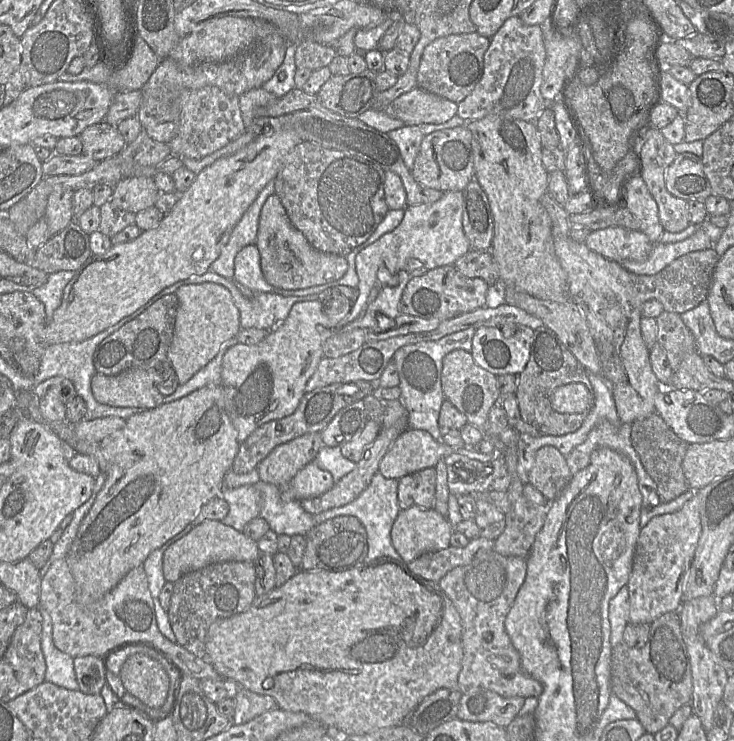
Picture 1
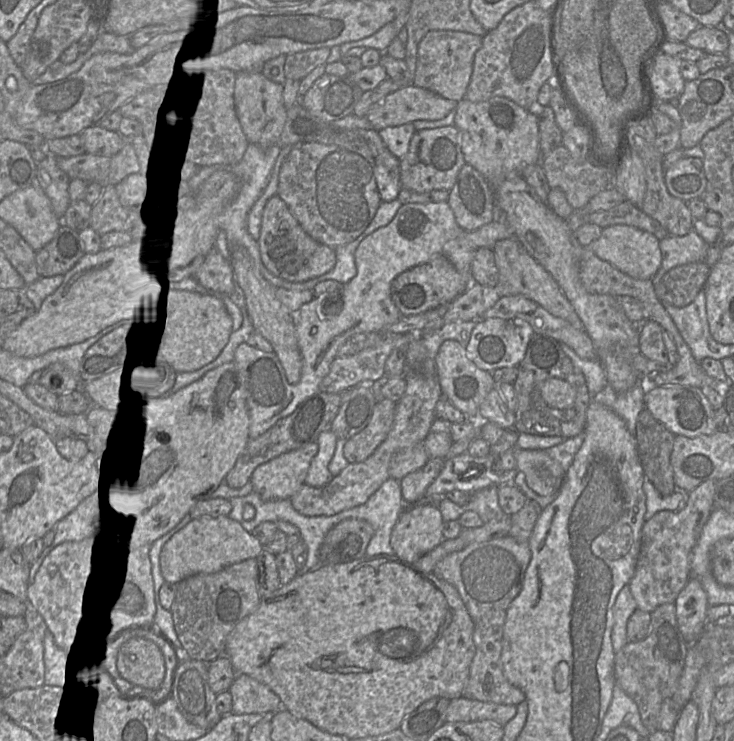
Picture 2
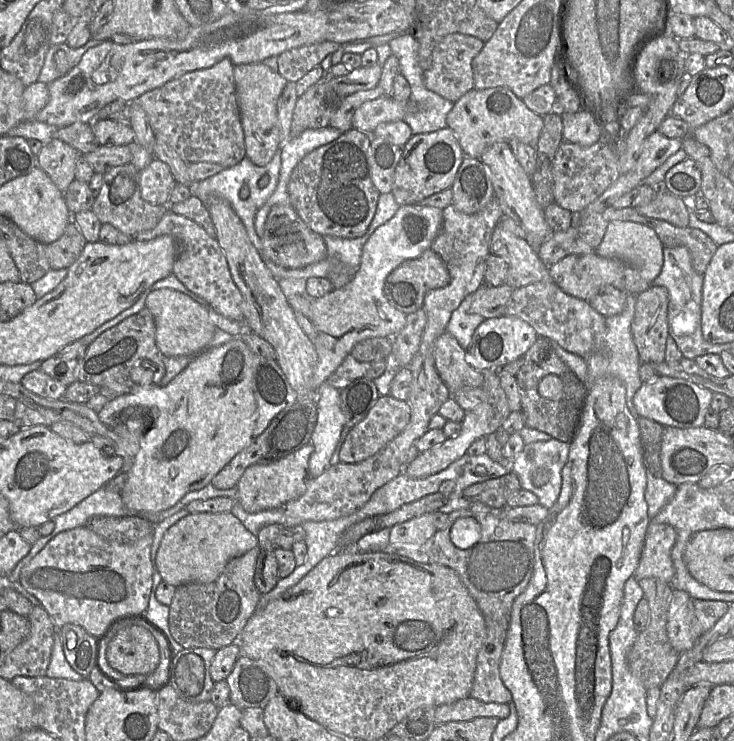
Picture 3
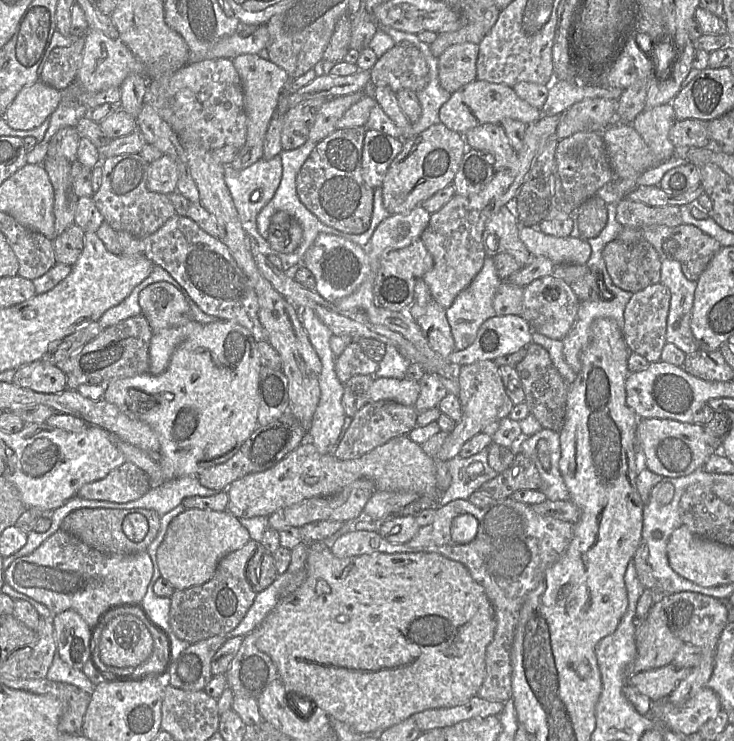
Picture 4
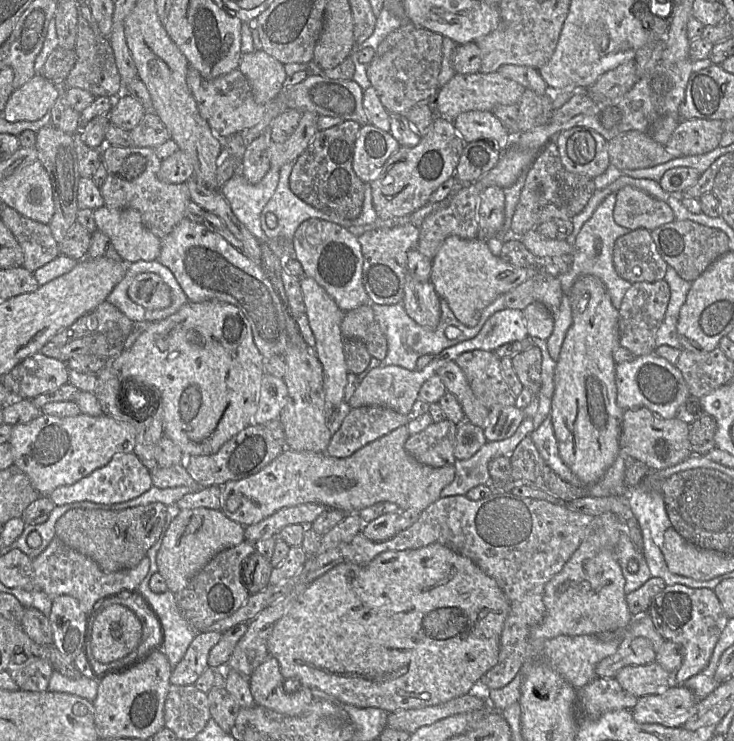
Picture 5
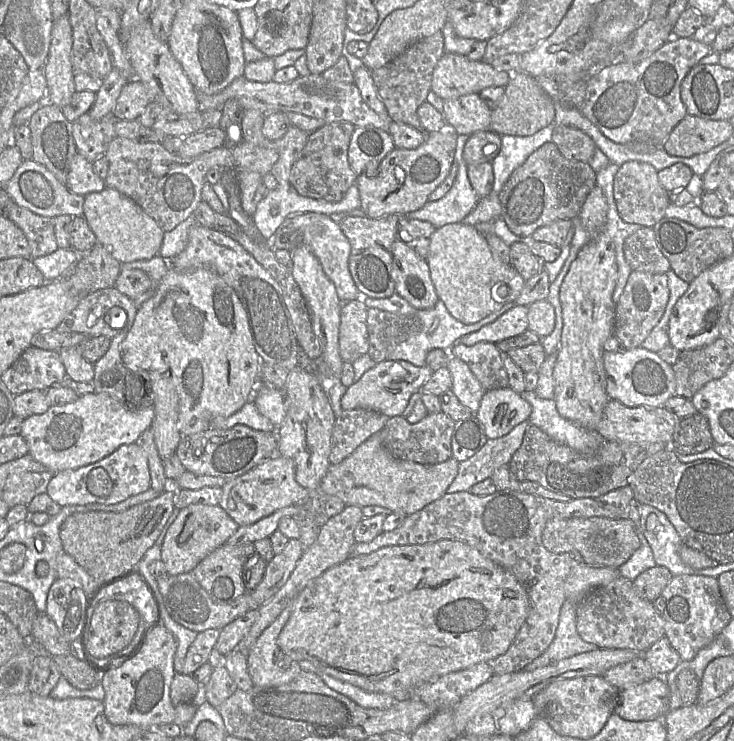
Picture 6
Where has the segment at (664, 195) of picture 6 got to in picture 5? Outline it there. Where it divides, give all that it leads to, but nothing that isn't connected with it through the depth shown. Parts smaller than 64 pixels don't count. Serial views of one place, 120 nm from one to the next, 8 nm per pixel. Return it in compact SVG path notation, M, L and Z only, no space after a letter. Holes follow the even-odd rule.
M631 186L616 192L613 217L618 225L631 231L639 228L652 231L676 219L666 202Z

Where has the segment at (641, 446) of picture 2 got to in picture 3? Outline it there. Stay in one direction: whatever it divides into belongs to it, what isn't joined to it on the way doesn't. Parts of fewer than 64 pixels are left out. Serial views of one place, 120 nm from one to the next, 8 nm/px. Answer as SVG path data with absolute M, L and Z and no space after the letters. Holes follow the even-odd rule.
M638 417L644 462L647 471L662 477L661 442L664 426L645 417Z

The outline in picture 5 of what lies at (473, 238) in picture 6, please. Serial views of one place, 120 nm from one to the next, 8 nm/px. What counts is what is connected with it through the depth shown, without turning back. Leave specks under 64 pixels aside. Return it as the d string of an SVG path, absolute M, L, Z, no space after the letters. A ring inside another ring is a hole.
M448 237L432 259L430 281L436 293L444 299L455 317L464 325L477 325L483 310L498 296L515 289L539 271L512 266L494 255L486 241L479 238Z

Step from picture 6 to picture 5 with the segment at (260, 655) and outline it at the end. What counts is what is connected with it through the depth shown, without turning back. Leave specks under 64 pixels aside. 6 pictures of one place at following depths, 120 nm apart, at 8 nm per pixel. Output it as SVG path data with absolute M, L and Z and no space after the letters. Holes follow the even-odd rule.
M272 655L249 676L250 691L256 705L264 706L275 712L297 716L312 702L311 689L292 681L299 688L289 693L284 690L284 677L281 675L278 661Z

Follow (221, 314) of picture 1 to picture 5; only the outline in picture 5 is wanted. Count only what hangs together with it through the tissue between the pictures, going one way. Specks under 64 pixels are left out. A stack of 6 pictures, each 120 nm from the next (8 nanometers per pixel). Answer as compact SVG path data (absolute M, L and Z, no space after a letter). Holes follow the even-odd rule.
M151 272L140 273L134 278L128 296L148 310L167 308L172 303L171 288L161 276Z

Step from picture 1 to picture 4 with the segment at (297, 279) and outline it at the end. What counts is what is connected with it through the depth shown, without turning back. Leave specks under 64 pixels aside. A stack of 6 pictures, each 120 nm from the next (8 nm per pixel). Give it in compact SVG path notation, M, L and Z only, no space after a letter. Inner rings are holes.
M278 211L270 219L267 241L274 250L289 254L300 245L302 234L302 227L295 218Z

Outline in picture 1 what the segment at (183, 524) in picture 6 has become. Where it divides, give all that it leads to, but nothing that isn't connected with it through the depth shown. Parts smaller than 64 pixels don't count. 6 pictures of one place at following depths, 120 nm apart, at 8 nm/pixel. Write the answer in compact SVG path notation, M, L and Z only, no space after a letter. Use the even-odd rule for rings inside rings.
M205 520L188 534L172 544L163 555L163 575L167 582L175 583L186 573L208 565L227 561L254 561L260 550L256 541L219 520Z

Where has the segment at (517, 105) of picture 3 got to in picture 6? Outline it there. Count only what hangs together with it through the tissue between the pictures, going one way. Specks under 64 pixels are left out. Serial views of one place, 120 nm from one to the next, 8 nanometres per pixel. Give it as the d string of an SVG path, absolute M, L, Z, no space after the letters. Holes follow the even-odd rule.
M444 53L435 66L431 90L442 100L477 93L487 87L506 87L510 73L496 70L484 61Z

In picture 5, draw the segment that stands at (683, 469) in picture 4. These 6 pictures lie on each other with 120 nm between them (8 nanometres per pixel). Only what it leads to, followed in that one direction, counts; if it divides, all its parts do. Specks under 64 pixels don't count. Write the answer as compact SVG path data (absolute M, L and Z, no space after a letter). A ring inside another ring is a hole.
M645 407L624 410L619 446L623 456L643 462L650 470L674 466L692 454L689 445L689 424L678 417L661 418Z

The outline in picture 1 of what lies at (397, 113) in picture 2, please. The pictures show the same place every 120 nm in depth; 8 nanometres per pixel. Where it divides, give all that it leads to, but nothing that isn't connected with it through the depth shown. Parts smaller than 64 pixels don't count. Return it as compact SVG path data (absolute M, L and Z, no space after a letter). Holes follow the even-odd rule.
M418 86L393 100L384 111L393 118L404 122L405 126L421 124L442 124L457 114L458 105L448 99L429 93Z

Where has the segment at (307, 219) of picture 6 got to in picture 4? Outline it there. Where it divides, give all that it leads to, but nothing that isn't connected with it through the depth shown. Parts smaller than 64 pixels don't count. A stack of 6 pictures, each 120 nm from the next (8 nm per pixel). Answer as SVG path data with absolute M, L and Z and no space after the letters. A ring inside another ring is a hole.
M320 233L307 250L302 263L315 278L315 291L328 302L355 292L370 272L367 247L361 247L340 236Z

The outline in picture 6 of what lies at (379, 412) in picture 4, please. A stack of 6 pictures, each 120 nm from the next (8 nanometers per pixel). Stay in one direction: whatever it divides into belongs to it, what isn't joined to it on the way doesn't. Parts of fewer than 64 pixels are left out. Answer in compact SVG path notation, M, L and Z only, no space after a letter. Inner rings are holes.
M369 409L343 410L335 418L330 464L338 464L373 434L382 430L389 417Z

